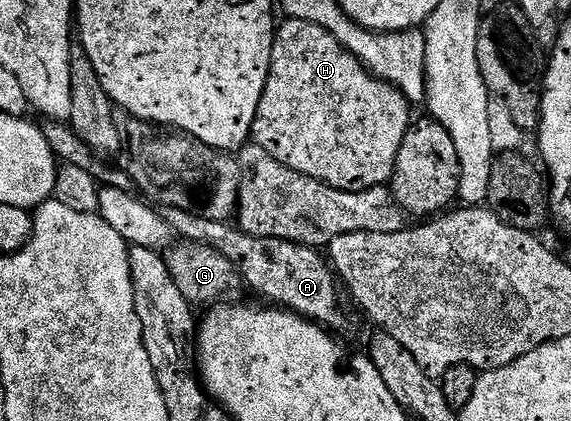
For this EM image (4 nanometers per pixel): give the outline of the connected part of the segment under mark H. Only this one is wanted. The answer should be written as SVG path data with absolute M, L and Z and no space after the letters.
M290 19L284 23L273 37L271 66L263 98L259 98L259 110L255 110L252 143L263 146L283 166L322 180L332 188L362 192L388 185L393 178L399 146L403 146L403 138L411 127L408 98L364 68L323 26Z

